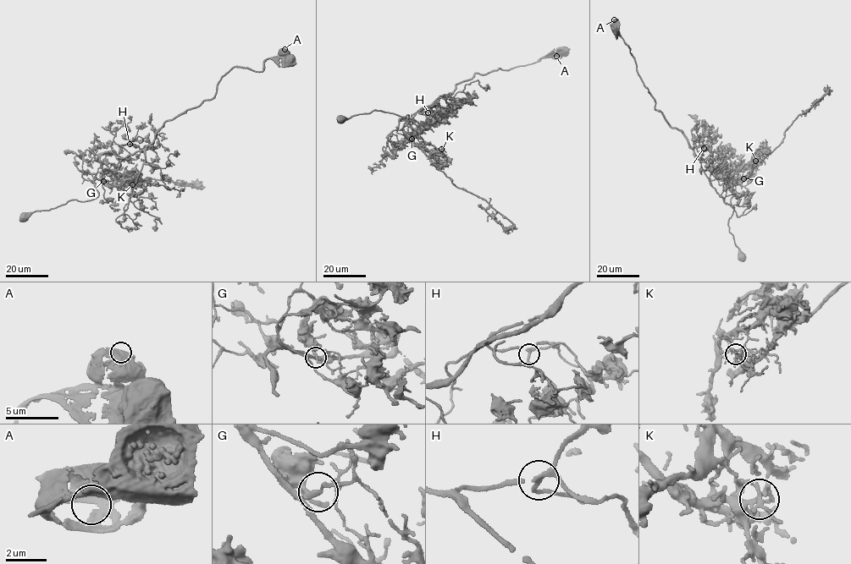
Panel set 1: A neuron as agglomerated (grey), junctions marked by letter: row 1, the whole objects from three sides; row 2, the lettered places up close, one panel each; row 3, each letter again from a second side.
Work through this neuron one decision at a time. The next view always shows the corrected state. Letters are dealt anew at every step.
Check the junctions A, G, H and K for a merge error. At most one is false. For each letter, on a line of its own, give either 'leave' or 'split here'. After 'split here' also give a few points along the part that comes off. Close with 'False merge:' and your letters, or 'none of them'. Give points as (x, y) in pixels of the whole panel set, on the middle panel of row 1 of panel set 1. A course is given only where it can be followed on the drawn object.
A: leave
G: split here | (411, 139), (417, 139), (423, 148), (414, 145), (401, 129), (409, 114), (403, 117), (373, 110), (337, 119)
H: leave
K: leave
False merge: G

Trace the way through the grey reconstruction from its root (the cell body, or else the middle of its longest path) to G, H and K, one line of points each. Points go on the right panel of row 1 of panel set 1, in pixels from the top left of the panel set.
G: (616, 27), (655, 109), (681, 129), (706, 165), (712, 162), (715, 176), (735, 183), (743, 178)
H: (616, 27), (630, 48), (655, 109), (671, 127), (681, 129), (694, 153), (702, 159), (704, 148)
K: (616, 27), (655, 109), (681, 129), (706, 165), (712, 162), (715, 176), (726, 178), (755, 161)

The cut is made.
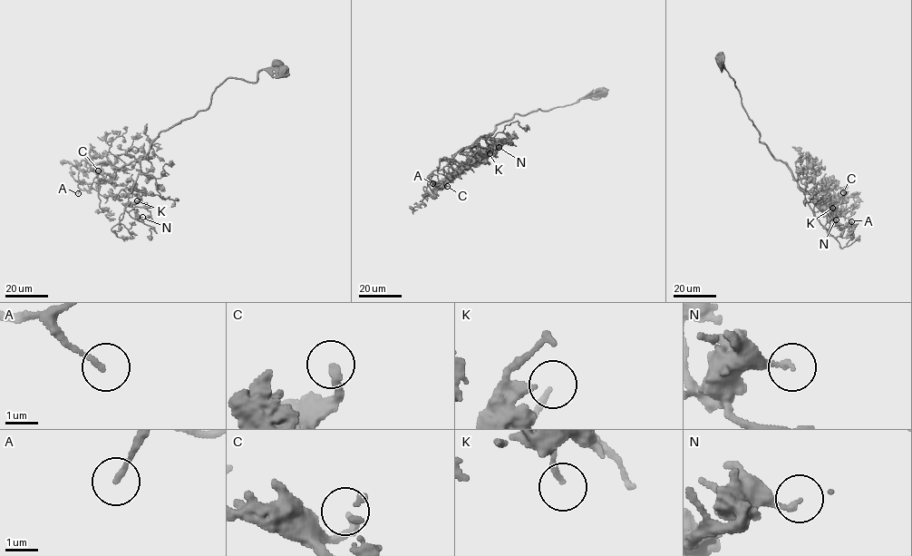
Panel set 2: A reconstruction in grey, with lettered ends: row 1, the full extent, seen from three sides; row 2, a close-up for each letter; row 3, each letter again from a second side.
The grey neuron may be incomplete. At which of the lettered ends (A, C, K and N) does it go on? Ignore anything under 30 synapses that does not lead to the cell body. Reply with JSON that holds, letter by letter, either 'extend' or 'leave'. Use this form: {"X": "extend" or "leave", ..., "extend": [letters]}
{"A": "extend", "C": "leave", "K": "leave", "N": "leave", "extend": ["A"]}

